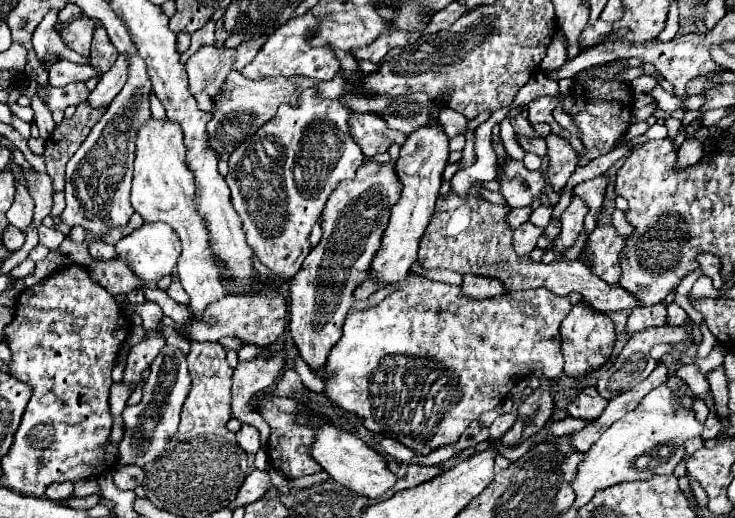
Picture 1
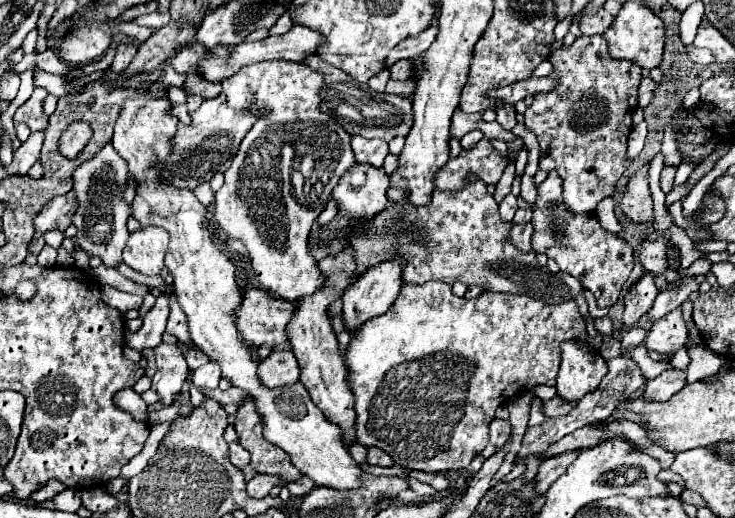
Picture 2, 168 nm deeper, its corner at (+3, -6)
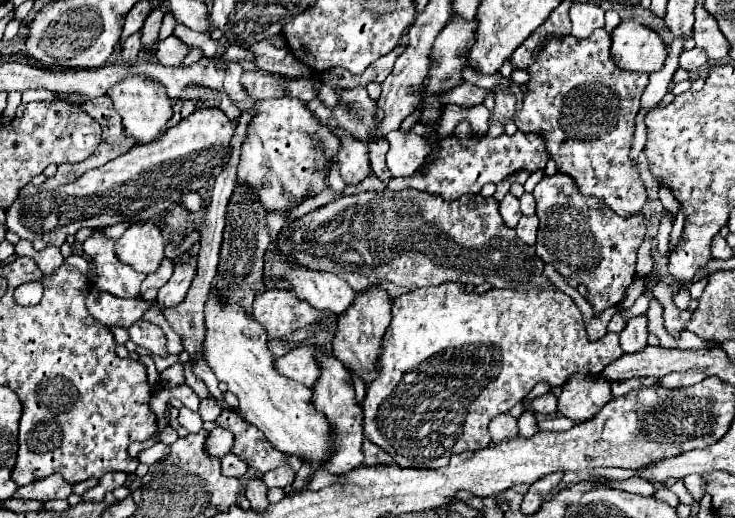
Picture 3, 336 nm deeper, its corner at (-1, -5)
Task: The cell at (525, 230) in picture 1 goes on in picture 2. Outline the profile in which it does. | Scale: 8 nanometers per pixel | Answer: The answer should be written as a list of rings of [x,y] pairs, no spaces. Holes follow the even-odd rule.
[[[526,222],[526,224],[512,224],[512,244],[518,246],[522,252],[530,252],[532,246],[530,246],[530,238],[532,238],[532,224]]]

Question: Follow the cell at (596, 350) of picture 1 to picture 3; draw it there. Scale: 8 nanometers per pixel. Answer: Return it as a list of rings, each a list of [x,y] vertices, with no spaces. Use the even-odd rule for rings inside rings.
[[[570,375],[570,379],[566,379],[562,385],[562,393],[558,397],[560,415],[566,415],[576,423],[592,419],[612,399],[610,385],[612,383],[608,379],[602,379],[602,375]]]

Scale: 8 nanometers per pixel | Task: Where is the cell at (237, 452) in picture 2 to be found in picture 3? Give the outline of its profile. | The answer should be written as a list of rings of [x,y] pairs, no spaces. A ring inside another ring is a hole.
[[[226,453],[222,459],[222,475],[226,477],[242,477],[248,471],[248,465],[244,459],[238,459],[234,453]]]

